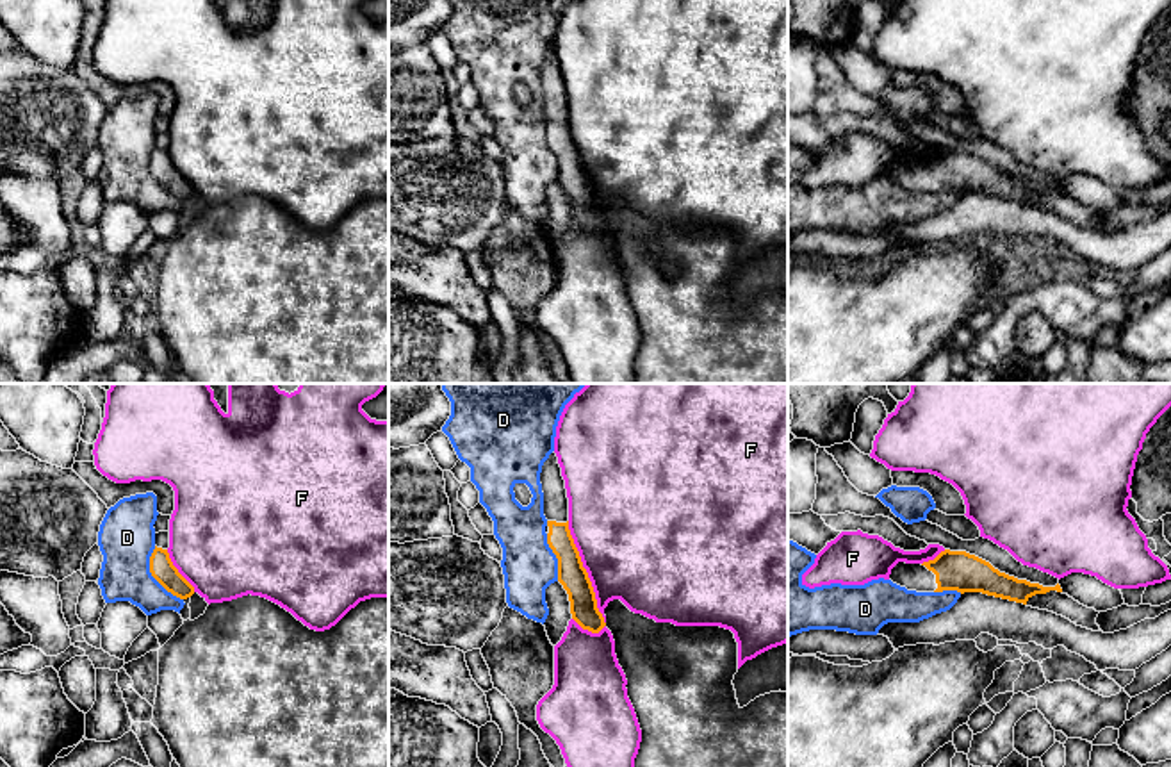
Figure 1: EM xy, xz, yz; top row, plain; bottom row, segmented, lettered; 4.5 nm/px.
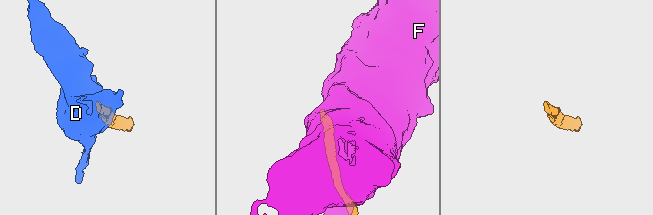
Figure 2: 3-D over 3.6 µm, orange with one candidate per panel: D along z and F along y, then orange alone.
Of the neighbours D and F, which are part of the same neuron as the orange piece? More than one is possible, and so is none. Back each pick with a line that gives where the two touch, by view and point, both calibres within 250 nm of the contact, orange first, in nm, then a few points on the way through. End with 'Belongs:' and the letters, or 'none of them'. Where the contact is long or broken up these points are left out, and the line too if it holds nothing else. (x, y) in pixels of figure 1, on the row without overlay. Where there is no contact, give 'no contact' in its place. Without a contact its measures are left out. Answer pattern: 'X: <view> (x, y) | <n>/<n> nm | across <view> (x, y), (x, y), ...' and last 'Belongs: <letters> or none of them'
Belongs: none of them

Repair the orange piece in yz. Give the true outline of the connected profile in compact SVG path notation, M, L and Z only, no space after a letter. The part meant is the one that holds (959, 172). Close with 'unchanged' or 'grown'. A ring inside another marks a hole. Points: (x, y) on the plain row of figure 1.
M950 150L941 152L934 161L923 164L898 162L891 169L889 180L916 193L982 193L1023 205L1036 194L1046 194L1050 191L1062 193L1059 184L1055 187L1043 187L1018 180L1000 173L975 155Z | grown

